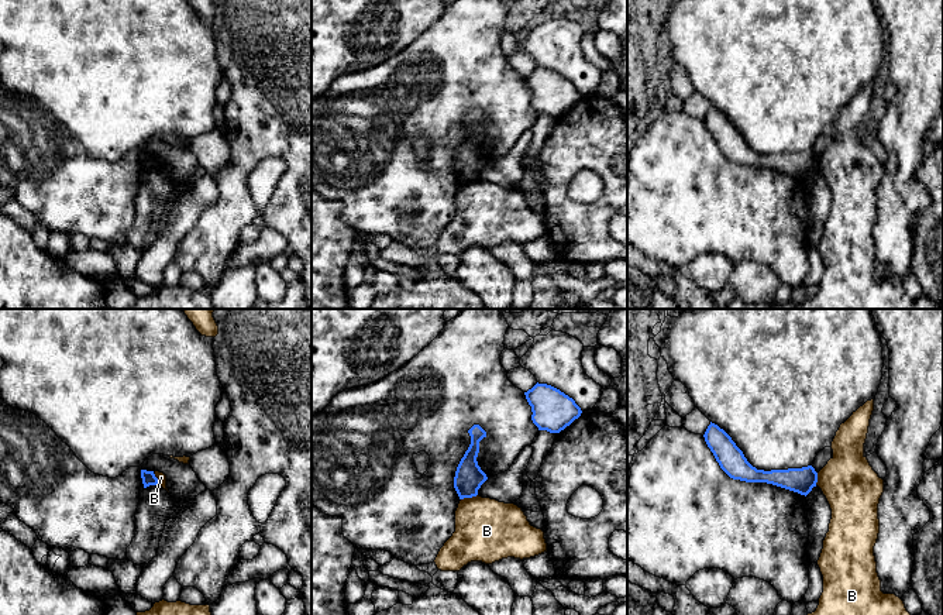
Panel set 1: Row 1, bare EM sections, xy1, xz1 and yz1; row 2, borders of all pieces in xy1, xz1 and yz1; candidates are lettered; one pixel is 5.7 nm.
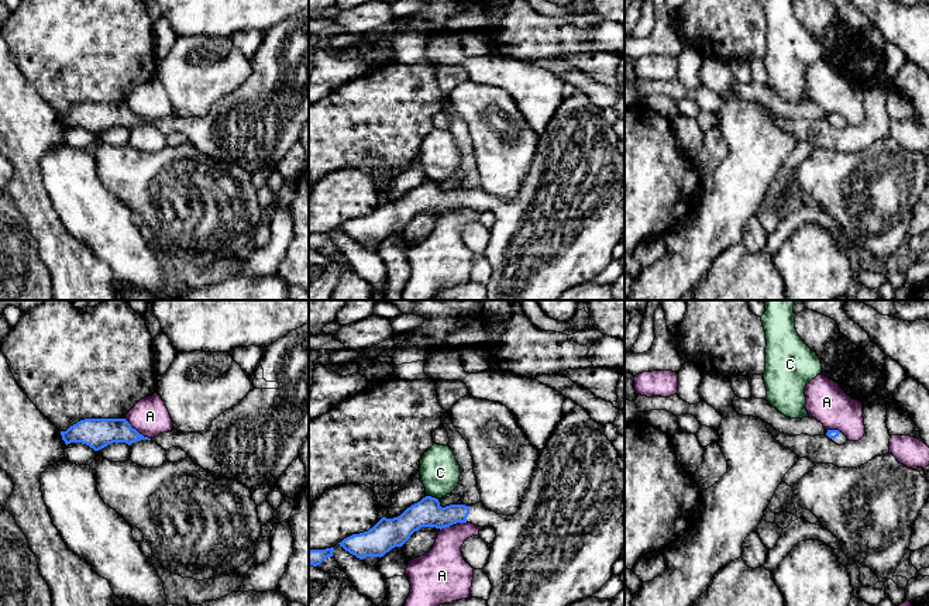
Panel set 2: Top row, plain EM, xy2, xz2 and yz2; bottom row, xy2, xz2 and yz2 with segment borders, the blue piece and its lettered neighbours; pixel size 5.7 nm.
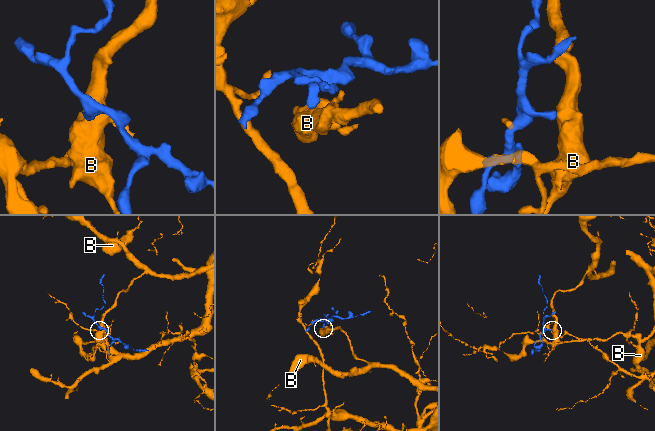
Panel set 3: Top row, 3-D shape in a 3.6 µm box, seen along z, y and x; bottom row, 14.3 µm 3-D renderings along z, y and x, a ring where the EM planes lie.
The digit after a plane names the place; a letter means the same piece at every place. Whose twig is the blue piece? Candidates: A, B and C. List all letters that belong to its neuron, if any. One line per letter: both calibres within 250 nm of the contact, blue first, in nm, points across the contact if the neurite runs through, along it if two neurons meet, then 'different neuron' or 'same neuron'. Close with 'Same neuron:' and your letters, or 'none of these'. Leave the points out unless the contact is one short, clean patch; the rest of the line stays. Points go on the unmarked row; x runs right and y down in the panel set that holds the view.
A: calibres 180 and 220 nm; border xy2 (124, 102), (133, 112), (150, 123); different neuron
B: calibres 160 and 360 nm; border xz1 (477, 178), (461, 184); different neuron
C: calibres 160 and 220 nm; border xz2 (427, 179), (437, 183); different neuron
Same neuron: none of these

